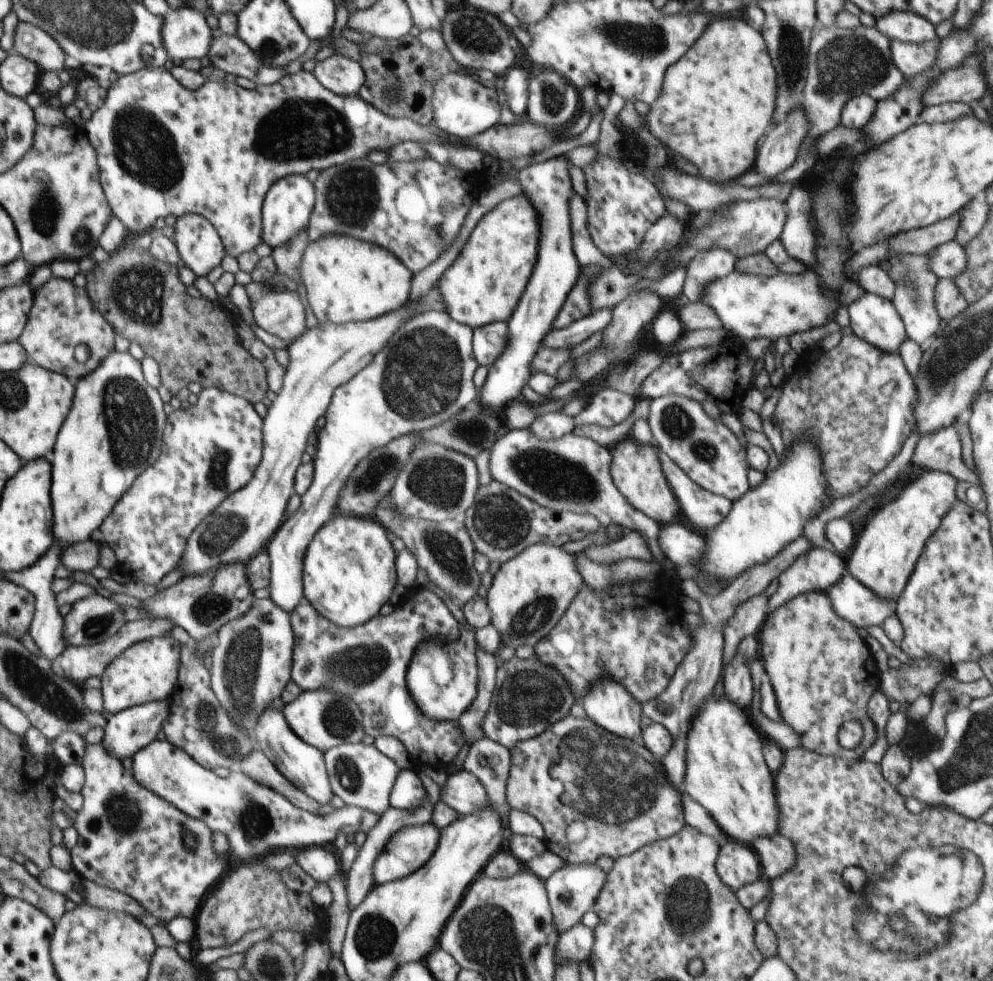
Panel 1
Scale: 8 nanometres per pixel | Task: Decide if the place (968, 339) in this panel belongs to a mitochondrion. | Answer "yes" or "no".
yes

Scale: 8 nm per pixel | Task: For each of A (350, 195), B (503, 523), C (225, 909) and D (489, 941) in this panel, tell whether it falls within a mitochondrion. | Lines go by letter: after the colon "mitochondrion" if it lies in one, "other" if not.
A: mitochondrion
B: mitochondrion
C: other
D: mitochondrion

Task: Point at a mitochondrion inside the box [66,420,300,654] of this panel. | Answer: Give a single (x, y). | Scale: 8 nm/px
(220, 534)

